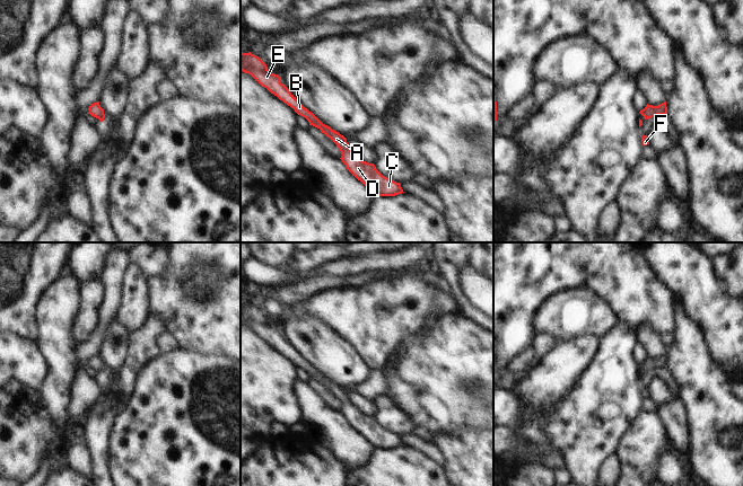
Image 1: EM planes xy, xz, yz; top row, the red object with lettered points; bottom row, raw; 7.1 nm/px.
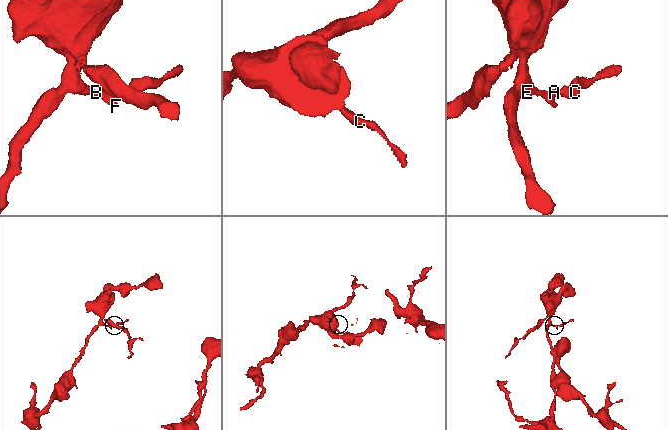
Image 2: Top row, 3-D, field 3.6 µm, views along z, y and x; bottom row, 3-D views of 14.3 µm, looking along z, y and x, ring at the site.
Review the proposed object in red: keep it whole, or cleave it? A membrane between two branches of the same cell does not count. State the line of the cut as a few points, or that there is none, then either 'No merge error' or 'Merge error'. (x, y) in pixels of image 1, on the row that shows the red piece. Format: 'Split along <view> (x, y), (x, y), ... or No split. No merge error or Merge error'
No split. No merge error

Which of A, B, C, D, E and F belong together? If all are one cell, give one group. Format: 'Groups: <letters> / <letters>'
Groups: A B C D E F

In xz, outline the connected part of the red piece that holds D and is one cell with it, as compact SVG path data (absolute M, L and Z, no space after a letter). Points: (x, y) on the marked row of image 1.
M241 52L241 71L251 74L262 87L294 108L298 115L305 117L309 122L309 125L320 129L322 133L330 138L340 149L342 154L340 159L346 165L346 168L372 194L376 196L395 196L404 193L400 183L383 176L374 164L362 161L350 150L347 139L343 135L323 124L312 112L305 108L281 82L281 77L271 73L266 64L259 56L251 52Z

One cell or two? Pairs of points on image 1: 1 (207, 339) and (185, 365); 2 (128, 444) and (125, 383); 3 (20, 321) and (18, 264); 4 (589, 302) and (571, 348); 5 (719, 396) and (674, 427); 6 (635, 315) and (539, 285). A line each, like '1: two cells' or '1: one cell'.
1: two cells
2: two cells
3: one cell
4: two cells
5: two cells
6: one cell

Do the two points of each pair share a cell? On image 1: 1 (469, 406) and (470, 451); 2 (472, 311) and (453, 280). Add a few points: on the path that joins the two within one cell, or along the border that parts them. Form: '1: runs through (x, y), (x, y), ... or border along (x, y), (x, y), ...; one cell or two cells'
1: border along (481, 427), (463, 425), (451, 433), (443, 434); two cells
2: runs through (464, 303), (455, 288); one cell

